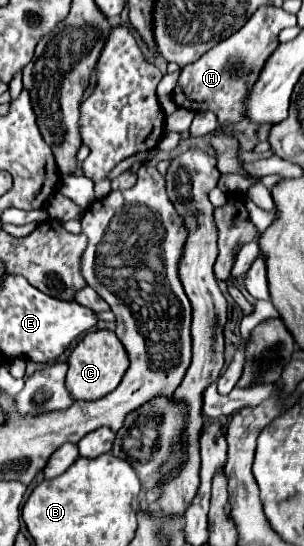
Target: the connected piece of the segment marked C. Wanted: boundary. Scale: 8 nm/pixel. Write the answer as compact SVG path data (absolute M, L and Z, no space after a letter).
M94 330L88 332L72 350L68 358L68 372L64 384L72 400L86 400L86 402L100 400L112 390L116 390L126 368L128 368L128 356L126 350L122 348L122 342L116 338L116 334L108 330Z

